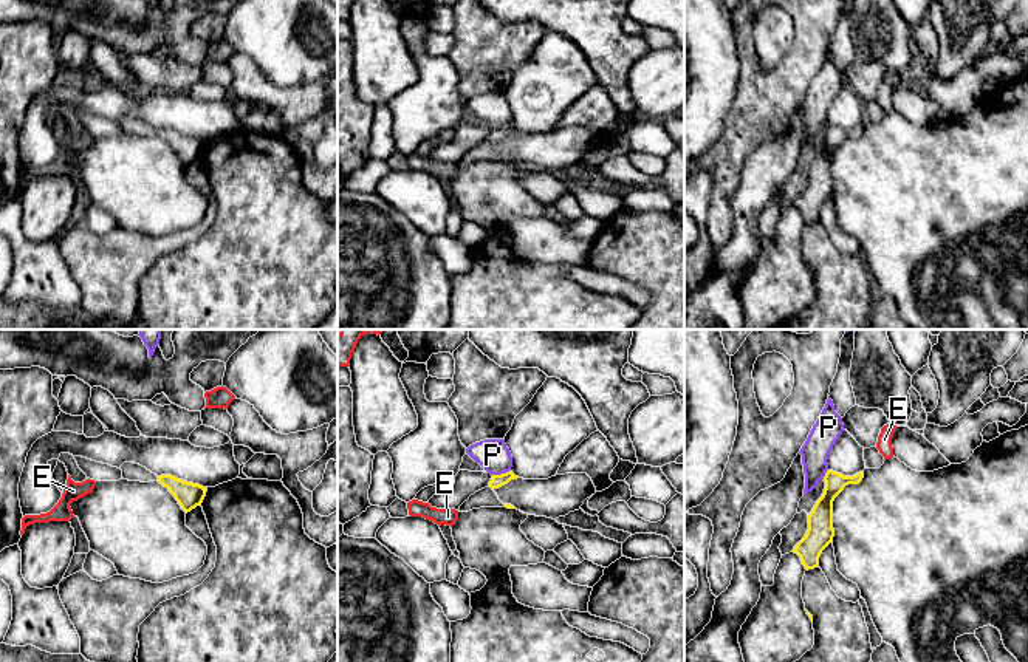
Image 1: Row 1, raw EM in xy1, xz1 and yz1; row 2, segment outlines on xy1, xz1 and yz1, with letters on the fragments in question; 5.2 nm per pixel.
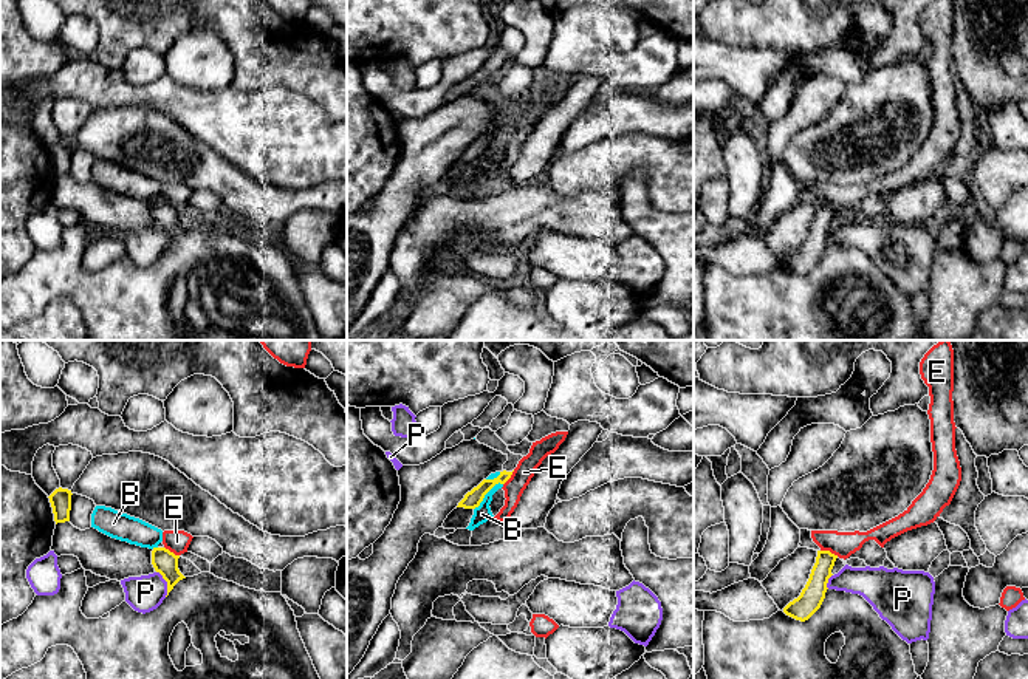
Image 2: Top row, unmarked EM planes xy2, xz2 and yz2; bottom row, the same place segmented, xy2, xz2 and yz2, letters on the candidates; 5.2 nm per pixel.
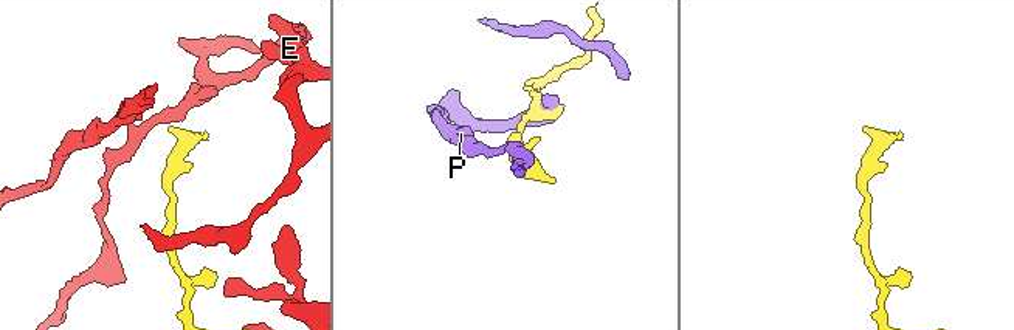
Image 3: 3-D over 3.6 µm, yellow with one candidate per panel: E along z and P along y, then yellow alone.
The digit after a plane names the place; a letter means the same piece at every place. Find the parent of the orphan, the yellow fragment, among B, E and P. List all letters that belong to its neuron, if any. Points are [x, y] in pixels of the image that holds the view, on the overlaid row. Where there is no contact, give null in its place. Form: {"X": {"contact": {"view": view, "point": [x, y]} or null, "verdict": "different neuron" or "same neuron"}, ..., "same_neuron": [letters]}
{"B": {"contact": {"view": "xz2", "point": [486, 492]}, "verdict": "different neuron"}, "E": {"contact": {"view": "yz2", "point": [829, 551]}, "verdict": "different neuron"}, "P": {"contact": {"view": "xy2", "point": [167, 583]}, "verdict": "different neuron"}, "same_neuron": []}

